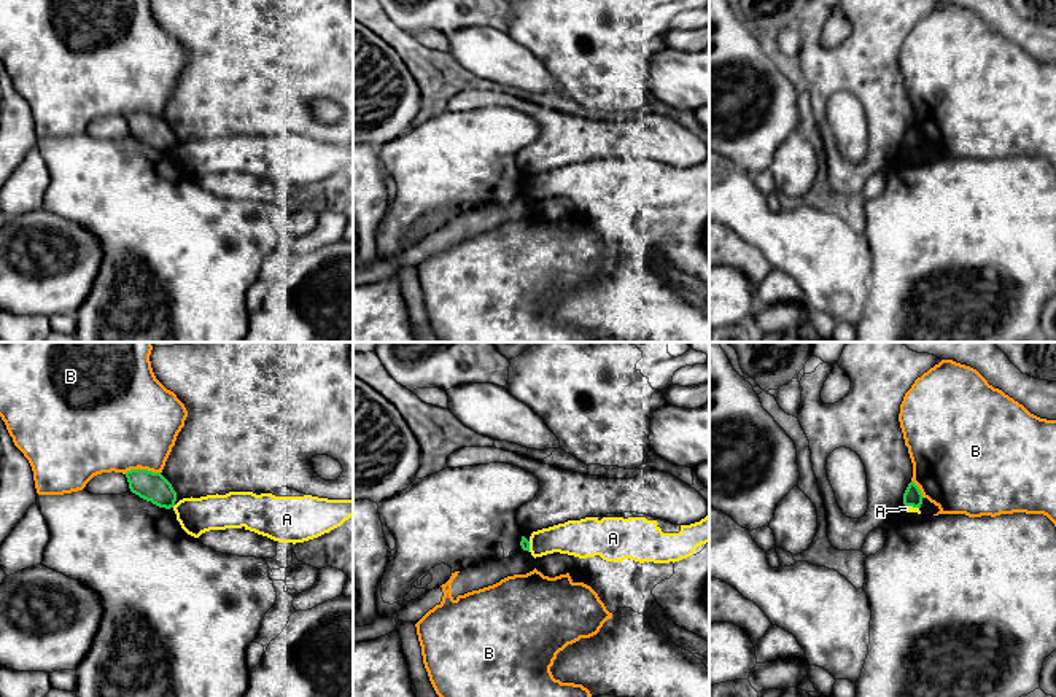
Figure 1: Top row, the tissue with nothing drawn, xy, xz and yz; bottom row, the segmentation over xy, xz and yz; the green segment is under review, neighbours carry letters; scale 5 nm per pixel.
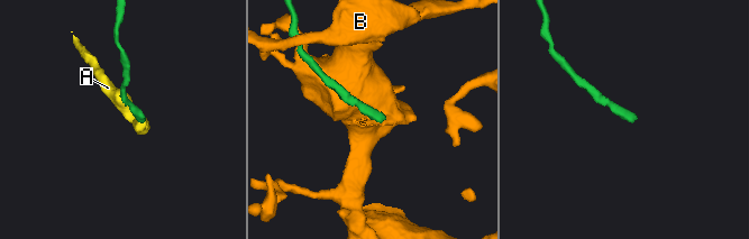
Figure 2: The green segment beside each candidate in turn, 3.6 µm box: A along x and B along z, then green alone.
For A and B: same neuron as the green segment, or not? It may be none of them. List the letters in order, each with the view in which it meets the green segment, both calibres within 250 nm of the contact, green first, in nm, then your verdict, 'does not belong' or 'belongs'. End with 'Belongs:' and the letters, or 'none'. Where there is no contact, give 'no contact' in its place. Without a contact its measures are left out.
A: contact in yz; calibres 90 and 30 nm; does not belong
B: contact in xy; calibres 150 and 480 nm; does not belong
Belongs: none

